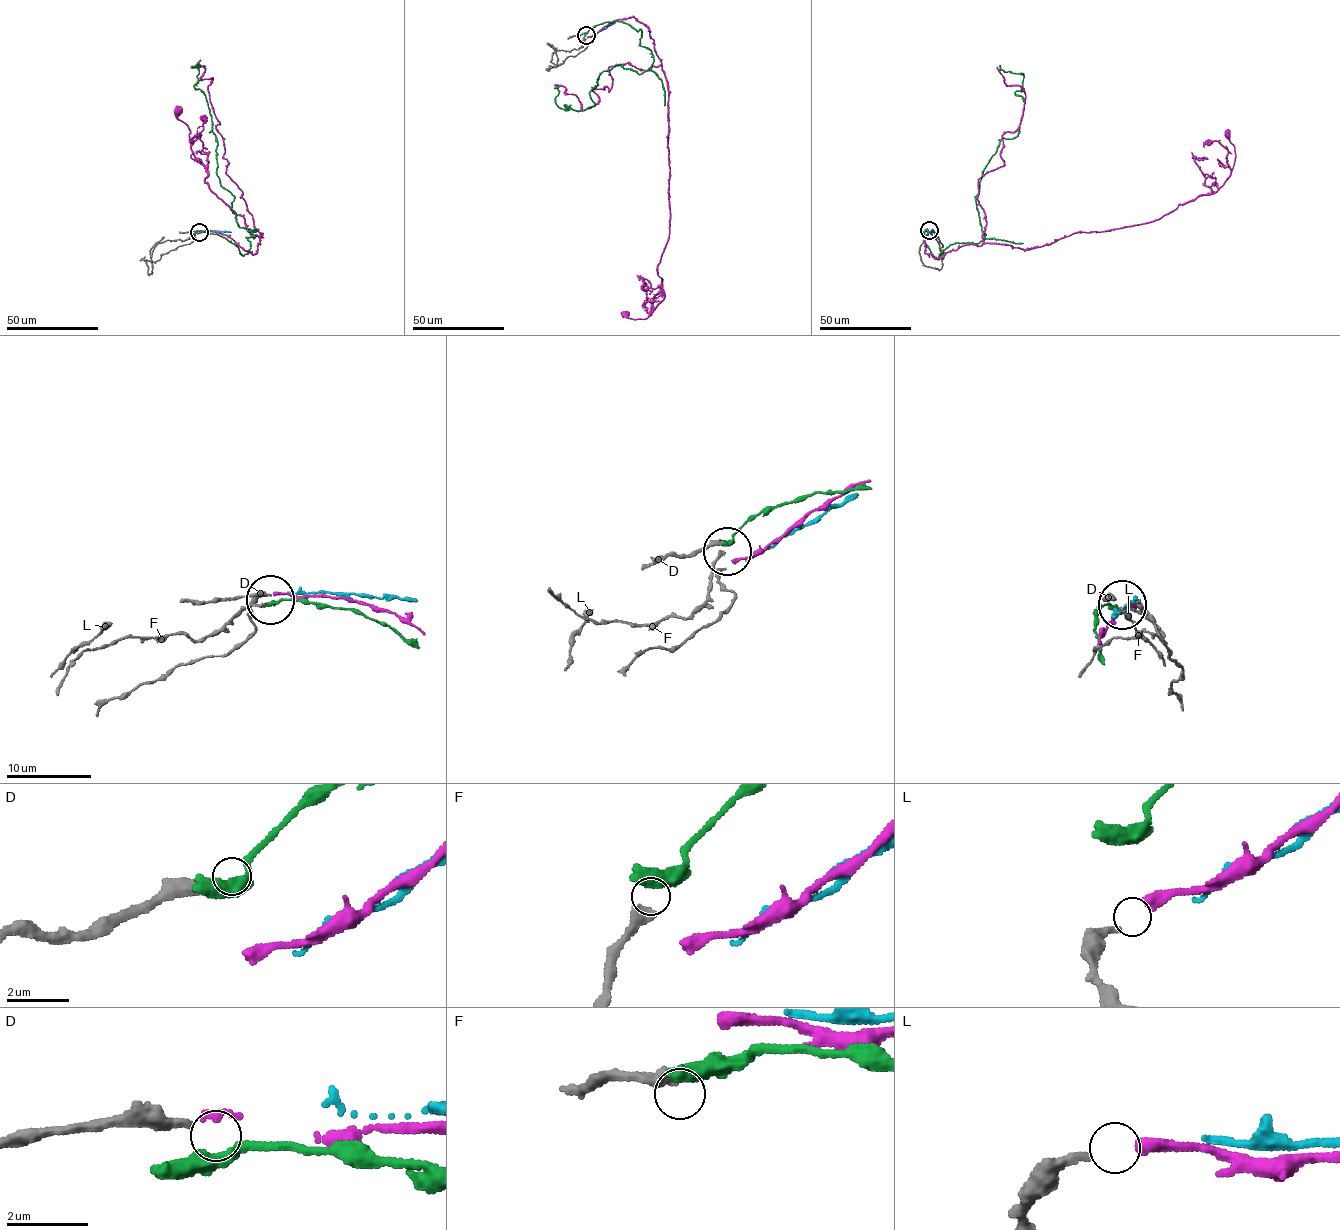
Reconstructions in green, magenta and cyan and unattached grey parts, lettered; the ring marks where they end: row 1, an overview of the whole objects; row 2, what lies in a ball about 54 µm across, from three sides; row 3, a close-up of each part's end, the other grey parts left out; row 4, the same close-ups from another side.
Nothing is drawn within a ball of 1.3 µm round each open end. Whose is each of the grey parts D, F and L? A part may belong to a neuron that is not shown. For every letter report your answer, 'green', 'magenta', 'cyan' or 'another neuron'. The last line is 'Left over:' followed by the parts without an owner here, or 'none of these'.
D: another neuron
F: another neuron
L: magenta
Left over: D, F

